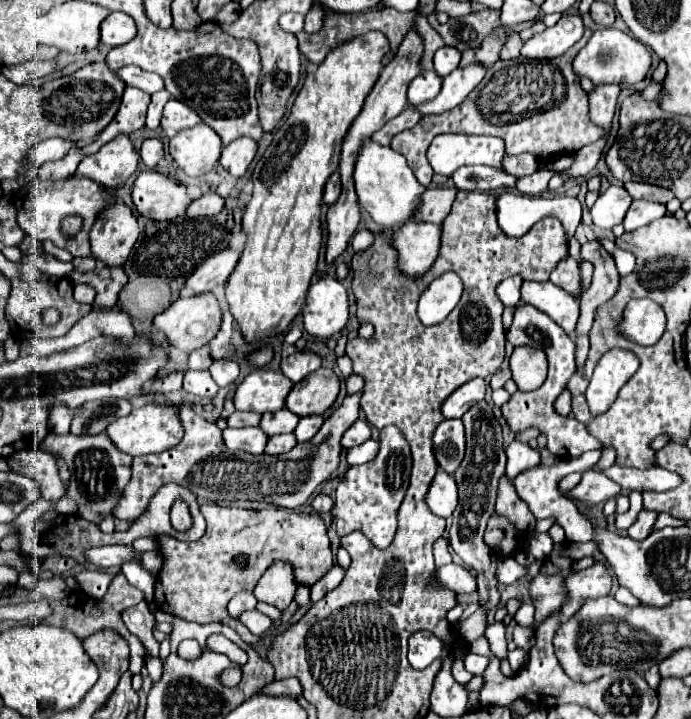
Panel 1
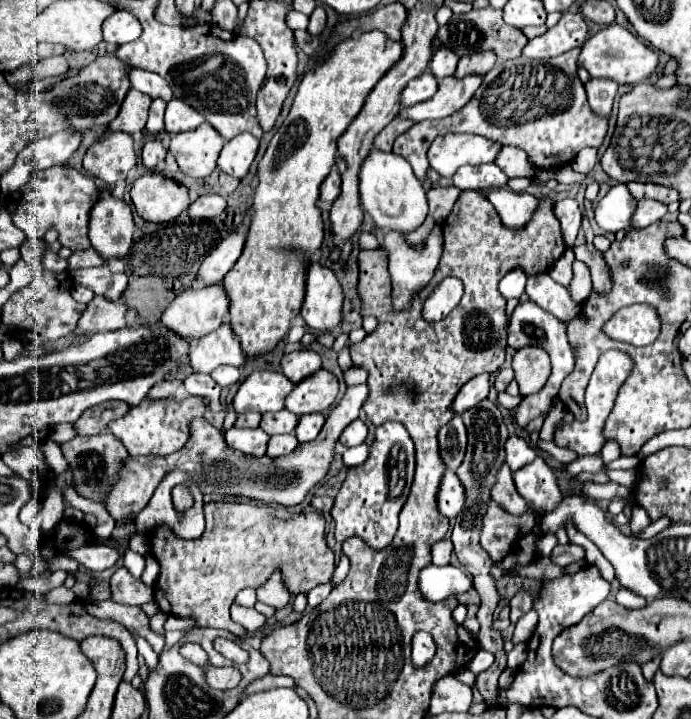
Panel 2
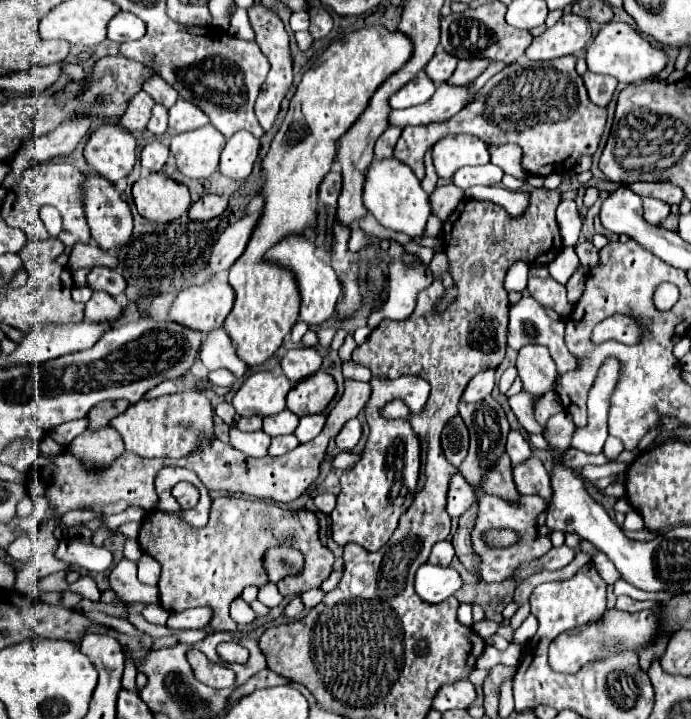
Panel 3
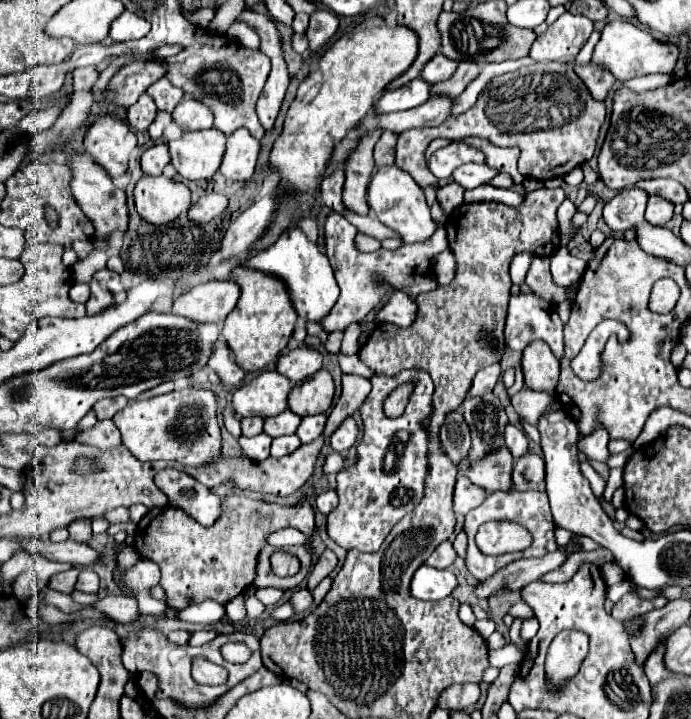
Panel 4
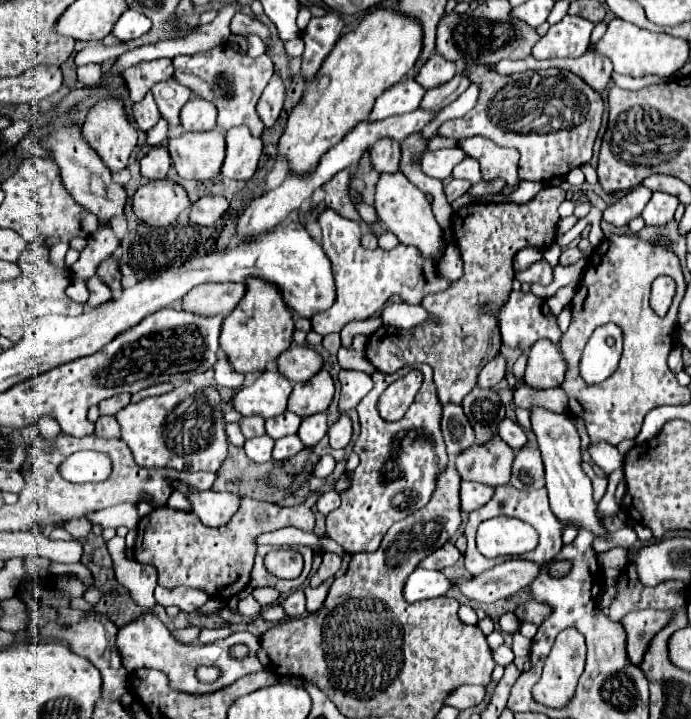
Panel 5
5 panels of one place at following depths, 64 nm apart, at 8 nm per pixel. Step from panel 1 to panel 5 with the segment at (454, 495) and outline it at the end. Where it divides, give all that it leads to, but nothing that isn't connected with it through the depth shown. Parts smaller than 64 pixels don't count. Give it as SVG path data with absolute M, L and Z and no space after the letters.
M462 482L462 486L460 486L462 512L472 512L472 510L480 508L492 496L494 496L494 488L492 486L476 484L476 482Z

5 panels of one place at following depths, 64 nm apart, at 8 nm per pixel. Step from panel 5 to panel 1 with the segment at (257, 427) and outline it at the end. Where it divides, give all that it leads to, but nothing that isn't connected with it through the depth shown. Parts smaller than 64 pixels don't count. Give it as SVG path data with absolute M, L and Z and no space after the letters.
M234 412L228 416L228 426L232 428L242 428L242 426L258 426L260 424L260 414L258 412Z

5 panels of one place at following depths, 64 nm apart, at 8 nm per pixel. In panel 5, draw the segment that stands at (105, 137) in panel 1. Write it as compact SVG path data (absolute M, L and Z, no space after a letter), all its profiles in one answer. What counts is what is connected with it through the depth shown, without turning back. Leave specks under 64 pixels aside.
M150 92L144 96L142 102L134 104L134 118L138 122L138 128L144 130L144 132L148 132L160 120L160 112L158 112L156 100L154 100L154 96Z

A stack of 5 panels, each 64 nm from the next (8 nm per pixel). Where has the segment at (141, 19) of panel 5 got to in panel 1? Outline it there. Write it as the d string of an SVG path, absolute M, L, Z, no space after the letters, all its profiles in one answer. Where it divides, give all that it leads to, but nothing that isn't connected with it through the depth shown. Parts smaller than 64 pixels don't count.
M112 12L104 22L102 22L102 42L108 46L120 46L130 42L136 36L136 24L132 16L124 12Z

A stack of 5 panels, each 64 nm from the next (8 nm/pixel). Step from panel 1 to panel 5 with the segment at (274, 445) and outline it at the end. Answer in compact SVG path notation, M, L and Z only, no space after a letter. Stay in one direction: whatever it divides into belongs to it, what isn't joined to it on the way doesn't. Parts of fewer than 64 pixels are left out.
M292 434L292 436L284 436L280 440L276 440L276 446L274 446L274 460L286 460L286 458L292 458L294 454L298 454L300 450L304 450L304 444L302 440Z

